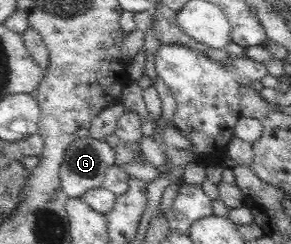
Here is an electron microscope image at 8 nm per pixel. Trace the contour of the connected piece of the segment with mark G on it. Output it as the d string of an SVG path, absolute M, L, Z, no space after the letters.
M90 136L73 140L66 149L64 161L59 170L60 184L68 199L80 199L89 189L102 187L105 174L114 165L115 153L103 140Z

